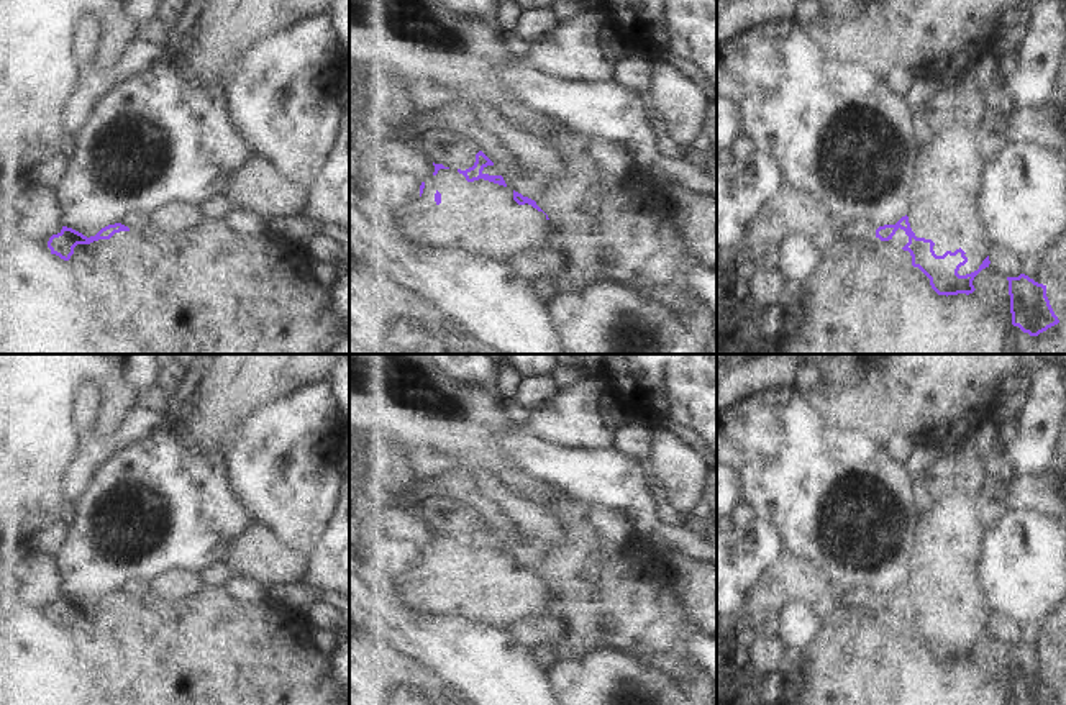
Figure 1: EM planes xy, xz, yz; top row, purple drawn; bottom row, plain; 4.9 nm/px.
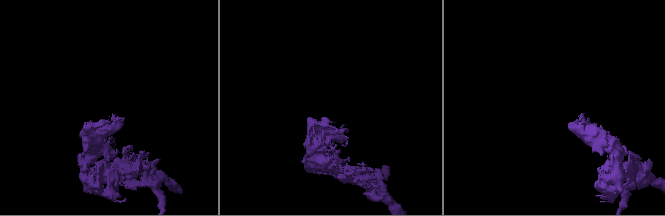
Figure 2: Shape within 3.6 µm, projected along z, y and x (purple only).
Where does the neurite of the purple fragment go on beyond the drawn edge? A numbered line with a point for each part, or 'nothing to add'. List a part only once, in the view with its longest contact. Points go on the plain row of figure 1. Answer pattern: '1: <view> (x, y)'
nothing to add

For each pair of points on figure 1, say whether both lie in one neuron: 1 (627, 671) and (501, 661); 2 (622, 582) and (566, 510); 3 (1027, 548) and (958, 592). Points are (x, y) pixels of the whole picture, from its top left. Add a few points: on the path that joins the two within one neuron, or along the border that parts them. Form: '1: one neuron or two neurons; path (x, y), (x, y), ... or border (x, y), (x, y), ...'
1: two neurons; border (548, 669), (553, 687)
2: one neuron; path (604, 568), (583, 546), (579, 528)
3: two neurons; border (981, 543), (979, 584), (993, 612)

